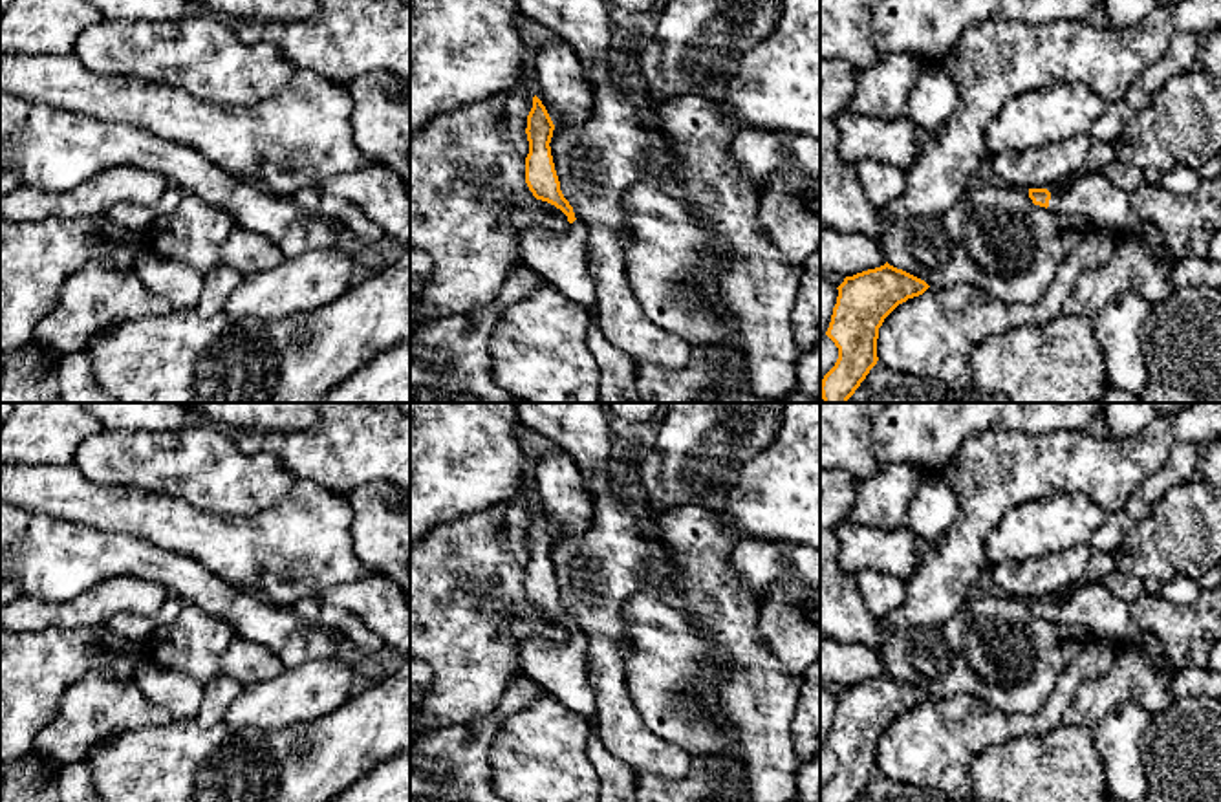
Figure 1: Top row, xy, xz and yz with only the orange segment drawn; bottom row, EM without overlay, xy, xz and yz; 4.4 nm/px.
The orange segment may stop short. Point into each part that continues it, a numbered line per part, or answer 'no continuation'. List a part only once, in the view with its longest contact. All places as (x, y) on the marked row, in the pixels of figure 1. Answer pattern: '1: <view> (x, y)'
1: yz (1091, 196)

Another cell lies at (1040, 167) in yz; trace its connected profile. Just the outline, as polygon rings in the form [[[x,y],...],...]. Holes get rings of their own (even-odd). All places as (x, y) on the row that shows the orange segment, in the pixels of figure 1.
[[[1082,134],[1025,152],[1009,150],[990,157],[987,174],[1016,189],[1047,189],[1086,170],[1091,143],[1093,139]]]

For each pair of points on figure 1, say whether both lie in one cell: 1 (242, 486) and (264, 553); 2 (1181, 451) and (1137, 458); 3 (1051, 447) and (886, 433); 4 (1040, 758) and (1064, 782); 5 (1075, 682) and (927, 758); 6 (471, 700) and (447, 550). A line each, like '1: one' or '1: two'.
1: two
2: two
3: two
4: one
5: one
6: one

